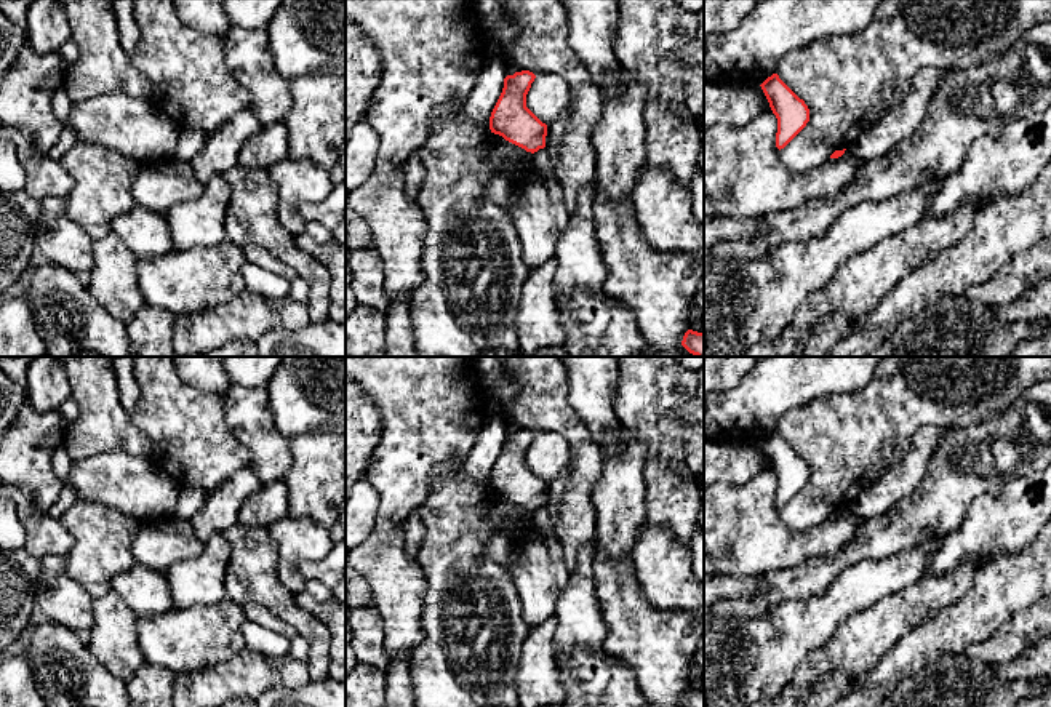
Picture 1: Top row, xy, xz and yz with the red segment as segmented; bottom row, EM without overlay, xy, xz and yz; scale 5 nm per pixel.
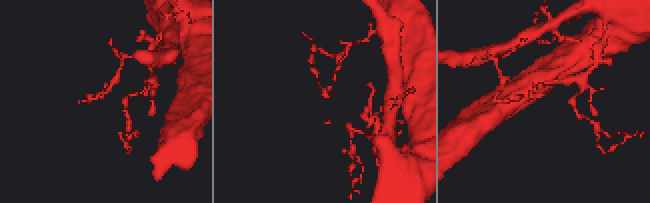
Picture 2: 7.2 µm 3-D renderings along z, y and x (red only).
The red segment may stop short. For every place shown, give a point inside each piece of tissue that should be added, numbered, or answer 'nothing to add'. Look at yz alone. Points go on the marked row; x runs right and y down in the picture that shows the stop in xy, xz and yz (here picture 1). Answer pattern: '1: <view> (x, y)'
nothing to add

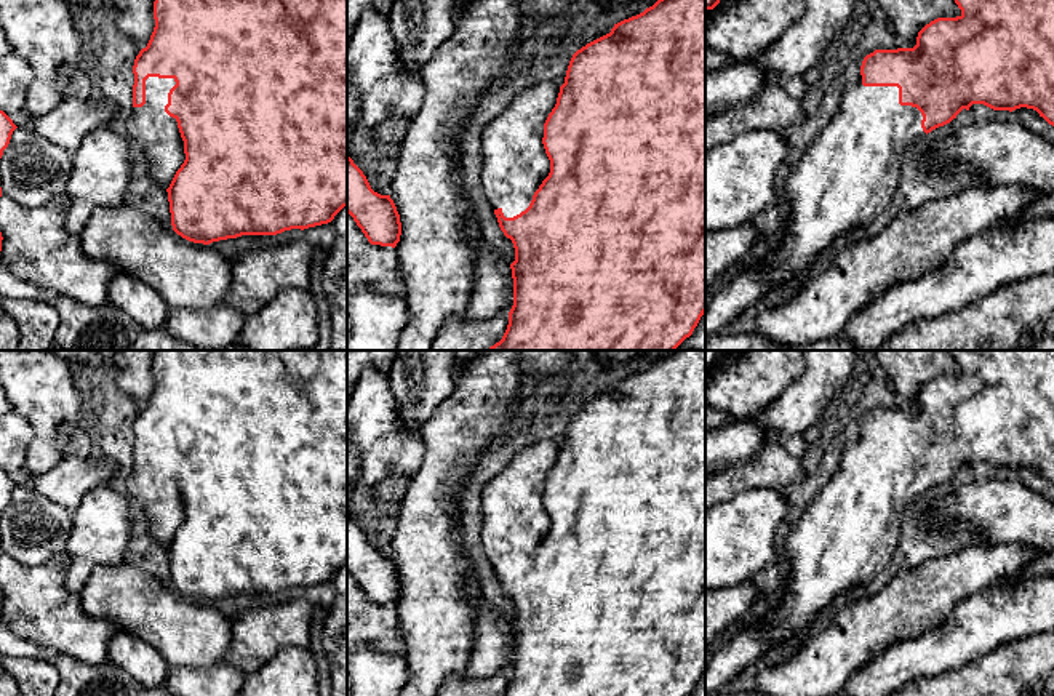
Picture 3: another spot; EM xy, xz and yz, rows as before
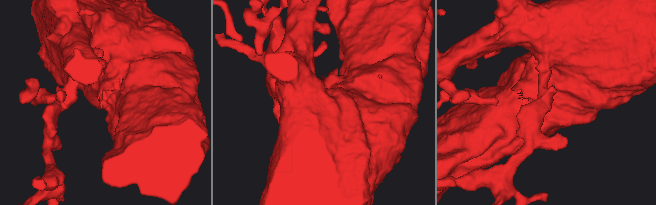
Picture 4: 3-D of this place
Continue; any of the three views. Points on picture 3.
1: xy (151, 127)

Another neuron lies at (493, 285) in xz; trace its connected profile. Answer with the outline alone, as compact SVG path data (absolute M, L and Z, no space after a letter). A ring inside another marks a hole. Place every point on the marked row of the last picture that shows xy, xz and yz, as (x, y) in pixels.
M473 211L475 229L469 230L477 246L473 286L464 312L467 320L489 320L497 314L509 314L513 306L513 278L510 264L486 238L478 216Z

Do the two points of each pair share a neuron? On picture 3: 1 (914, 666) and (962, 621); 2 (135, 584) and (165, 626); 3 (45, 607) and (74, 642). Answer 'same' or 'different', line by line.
1: same
2: same
3: same

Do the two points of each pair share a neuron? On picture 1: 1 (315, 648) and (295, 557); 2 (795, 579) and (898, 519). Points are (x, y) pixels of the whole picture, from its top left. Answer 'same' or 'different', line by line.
1: different
2: same

